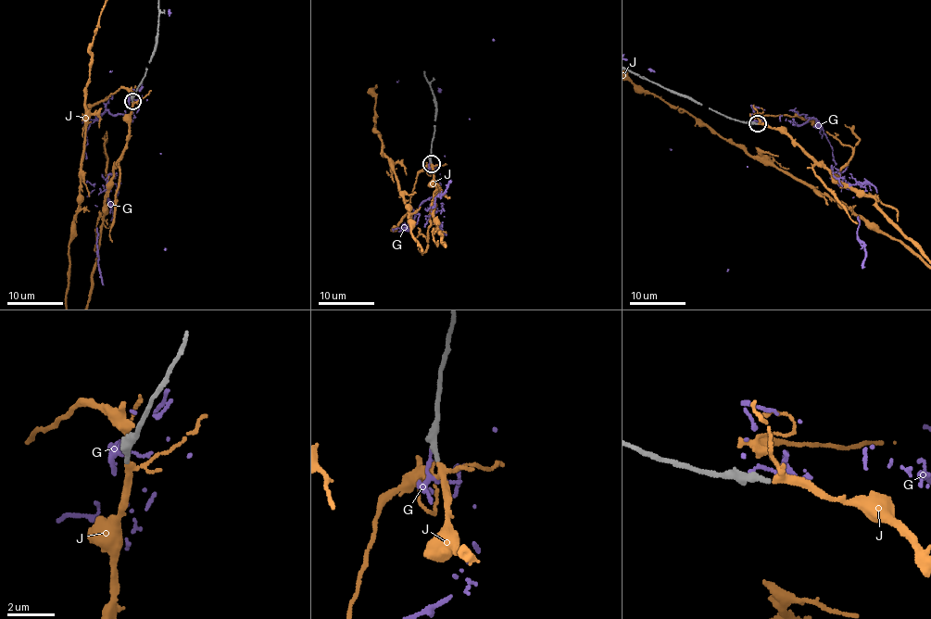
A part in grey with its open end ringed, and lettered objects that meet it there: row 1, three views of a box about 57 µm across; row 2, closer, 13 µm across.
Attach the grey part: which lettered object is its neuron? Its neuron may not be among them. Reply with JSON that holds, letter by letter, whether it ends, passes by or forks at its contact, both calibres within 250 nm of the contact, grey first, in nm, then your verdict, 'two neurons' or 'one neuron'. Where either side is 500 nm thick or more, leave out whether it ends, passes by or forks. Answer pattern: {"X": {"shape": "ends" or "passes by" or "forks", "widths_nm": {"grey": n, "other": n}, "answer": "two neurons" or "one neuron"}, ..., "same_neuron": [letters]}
{"G": {"shape": "ends", "widths_nm": {"grey": 440, "other": 120}, "answer": "two neurons"}, "J": {"shape": "forks", "widths_nm": {"grey": 240, "other": 190}, "answer": "one neuron"}, "same_neuron": ["J"]}

